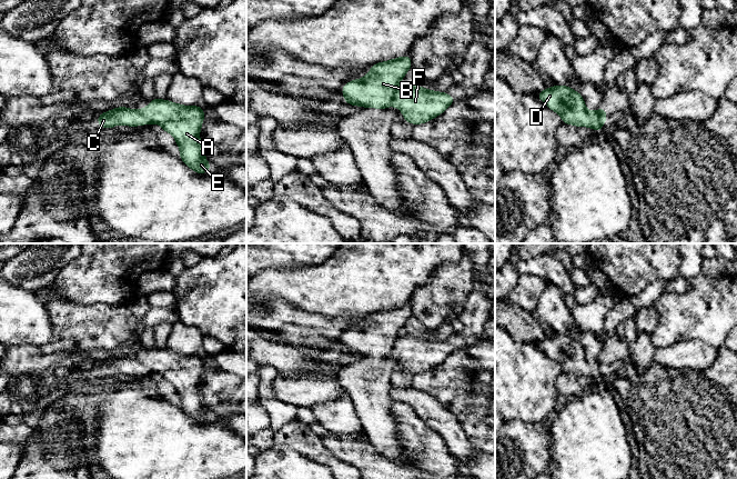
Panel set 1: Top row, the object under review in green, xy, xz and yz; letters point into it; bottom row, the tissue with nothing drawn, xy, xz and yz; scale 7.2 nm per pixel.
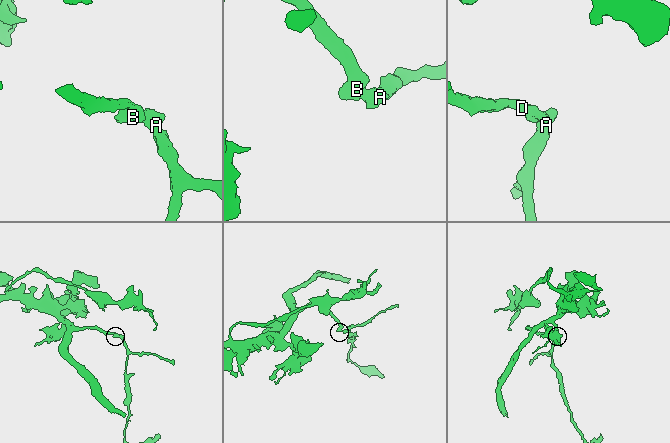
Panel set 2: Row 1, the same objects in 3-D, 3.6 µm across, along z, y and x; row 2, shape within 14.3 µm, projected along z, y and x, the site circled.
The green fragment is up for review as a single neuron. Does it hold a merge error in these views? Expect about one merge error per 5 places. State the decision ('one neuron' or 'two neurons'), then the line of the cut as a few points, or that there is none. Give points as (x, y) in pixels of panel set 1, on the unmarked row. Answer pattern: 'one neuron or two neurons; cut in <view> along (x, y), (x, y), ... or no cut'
two neurons; cut in xz along (397, 338), (389, 353)

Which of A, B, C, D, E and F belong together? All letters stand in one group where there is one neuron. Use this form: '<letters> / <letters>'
A E F / B C D

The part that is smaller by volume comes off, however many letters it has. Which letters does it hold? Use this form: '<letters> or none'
A, E, F

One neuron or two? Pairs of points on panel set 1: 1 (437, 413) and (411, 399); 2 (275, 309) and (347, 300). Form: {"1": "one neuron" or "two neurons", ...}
{"1": "one neuron", "2": "two neurons"}

